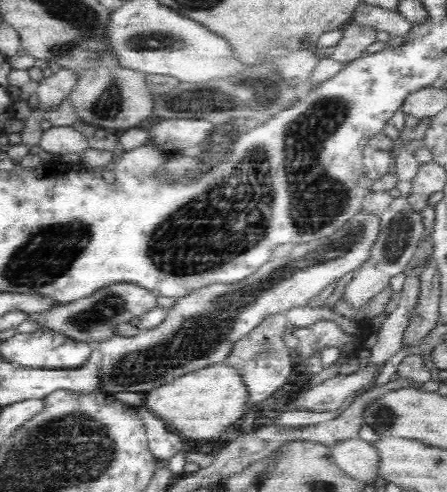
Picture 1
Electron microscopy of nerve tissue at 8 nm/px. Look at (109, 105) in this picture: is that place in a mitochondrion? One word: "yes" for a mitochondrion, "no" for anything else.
yes

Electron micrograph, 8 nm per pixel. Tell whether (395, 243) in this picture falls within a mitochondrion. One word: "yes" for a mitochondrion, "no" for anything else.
yes

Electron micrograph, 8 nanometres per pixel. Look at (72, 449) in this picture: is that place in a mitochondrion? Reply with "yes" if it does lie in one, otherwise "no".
yes

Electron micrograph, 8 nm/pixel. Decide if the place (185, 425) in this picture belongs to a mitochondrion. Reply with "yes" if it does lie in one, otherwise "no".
no

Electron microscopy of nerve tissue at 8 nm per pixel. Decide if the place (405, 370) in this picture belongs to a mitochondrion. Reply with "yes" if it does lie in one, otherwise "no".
no

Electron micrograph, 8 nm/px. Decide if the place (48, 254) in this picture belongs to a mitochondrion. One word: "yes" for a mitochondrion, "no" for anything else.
yes

